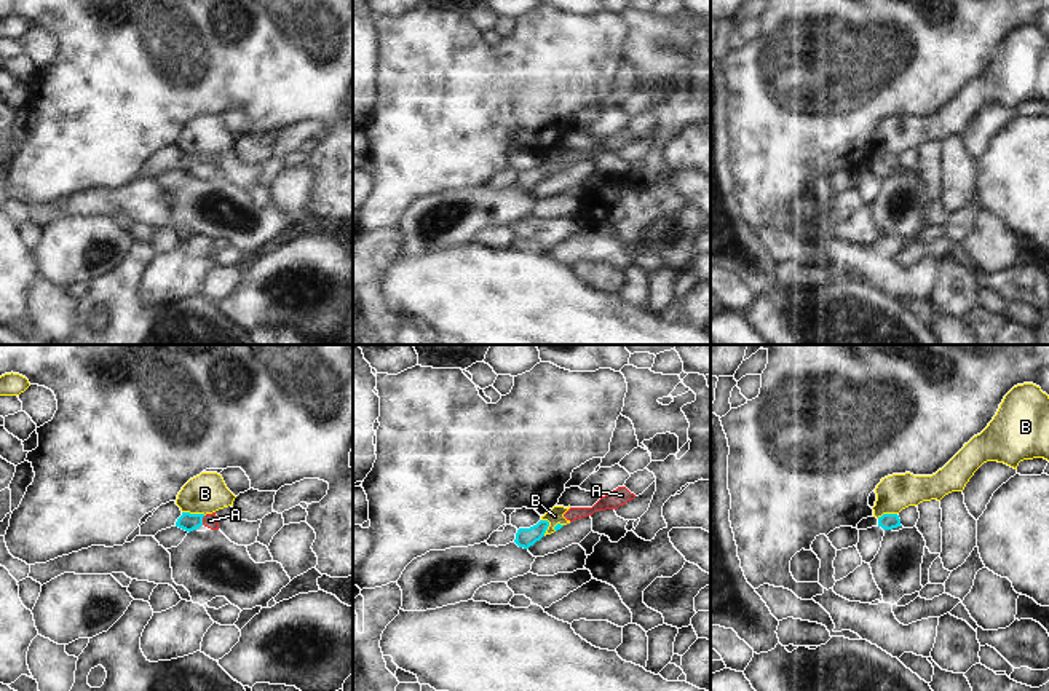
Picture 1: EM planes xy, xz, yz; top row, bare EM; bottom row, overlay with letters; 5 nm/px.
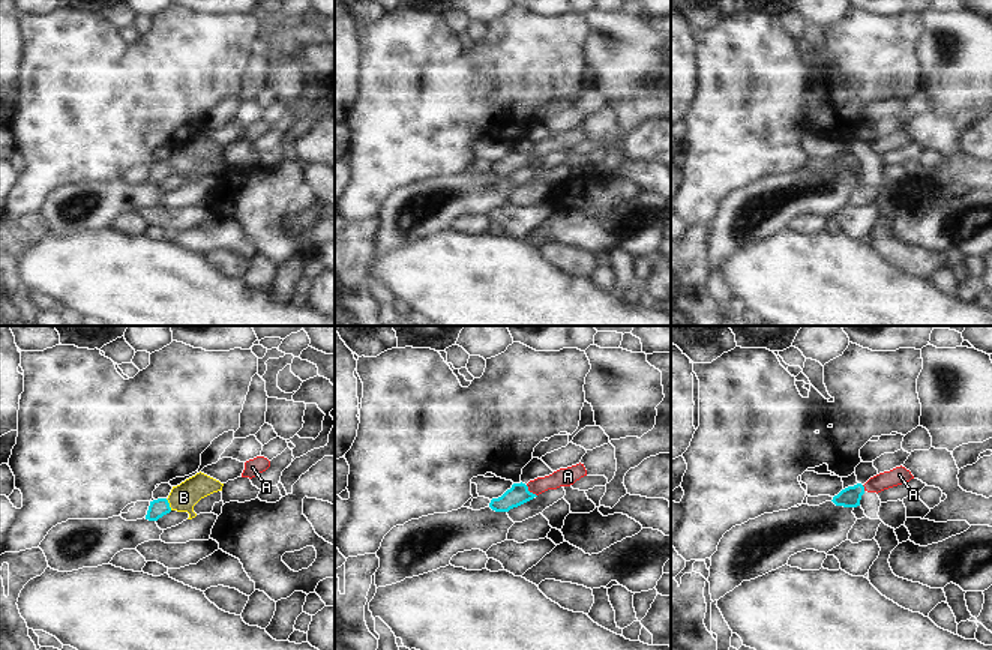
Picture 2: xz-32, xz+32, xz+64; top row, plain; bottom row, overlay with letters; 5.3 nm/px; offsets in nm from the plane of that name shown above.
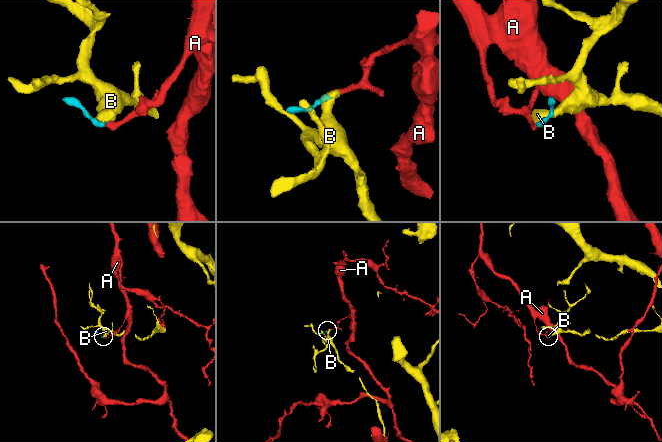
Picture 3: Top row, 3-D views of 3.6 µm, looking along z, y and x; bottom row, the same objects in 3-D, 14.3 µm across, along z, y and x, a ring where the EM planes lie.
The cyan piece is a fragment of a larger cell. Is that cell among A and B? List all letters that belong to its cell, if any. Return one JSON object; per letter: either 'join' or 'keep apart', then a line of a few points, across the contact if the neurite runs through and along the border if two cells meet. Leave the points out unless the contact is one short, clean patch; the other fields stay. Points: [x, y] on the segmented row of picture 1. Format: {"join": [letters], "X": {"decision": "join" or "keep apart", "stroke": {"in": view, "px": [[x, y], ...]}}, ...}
{"join": ["A"], "A": {"decision": "join", "stroke": {"in": "xy", "px": [[189, 522], [201, 521], [209, 521]]}}, "B": {"decision": "keep apart", "stroke": {"in": "xy", "px": [[182, 511], [205, 514]]}}}

